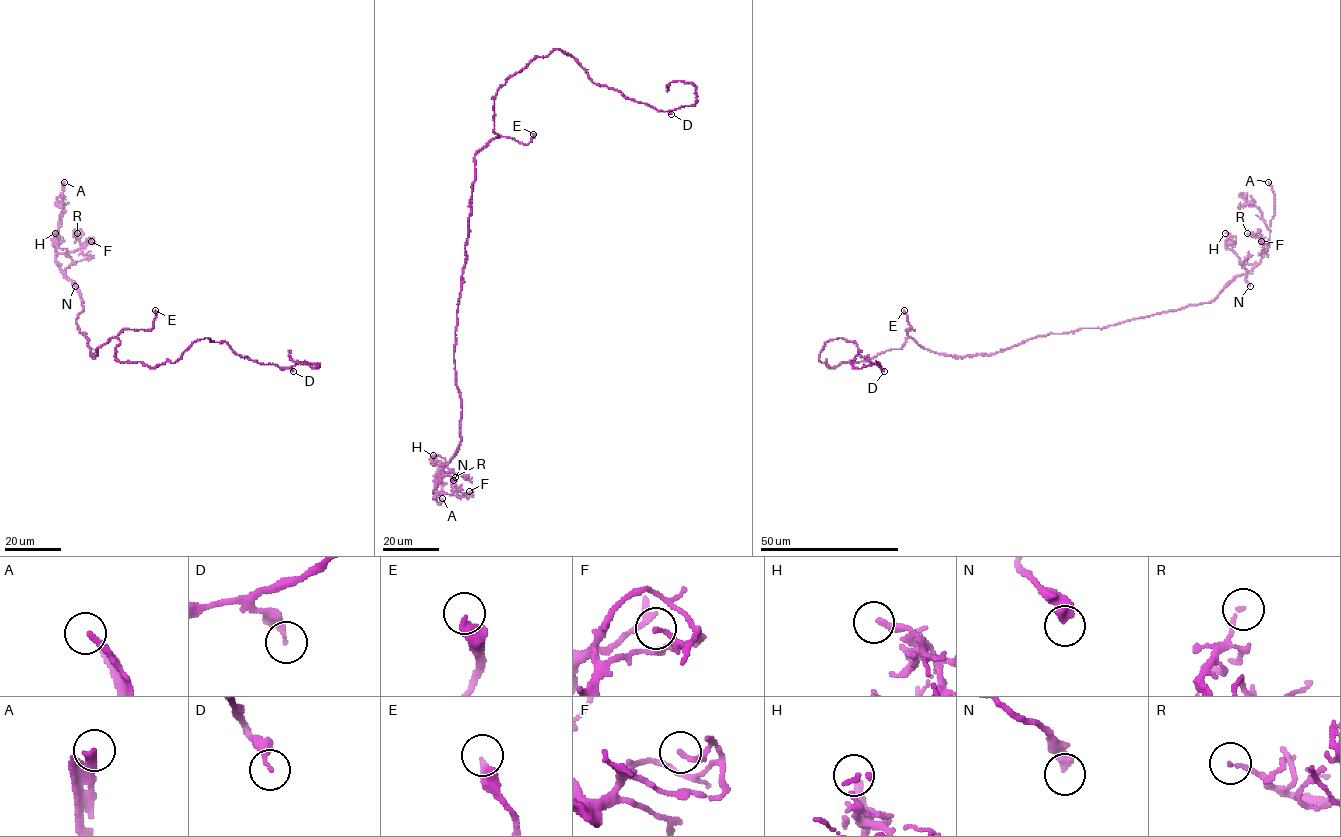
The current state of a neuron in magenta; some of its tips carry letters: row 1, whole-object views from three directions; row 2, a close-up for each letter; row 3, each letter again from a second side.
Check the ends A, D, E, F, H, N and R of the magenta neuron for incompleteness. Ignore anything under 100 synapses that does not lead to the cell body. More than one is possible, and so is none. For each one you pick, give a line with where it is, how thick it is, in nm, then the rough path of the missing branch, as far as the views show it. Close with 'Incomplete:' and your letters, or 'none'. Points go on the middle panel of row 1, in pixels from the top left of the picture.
A: (442, 498) | 260 nm
E: (533, 134) | 360 nm | (533, 134), (523, 140), (548, 181), (524, 183), (545, 179), (550, 198), (526, 203), (516, 184)
Incomplete: A, E

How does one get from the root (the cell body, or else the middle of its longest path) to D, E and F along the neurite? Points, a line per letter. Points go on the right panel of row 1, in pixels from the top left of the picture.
D: (952, 356), (909, 337), (900, 348), (833, 368), (819, 352), (842, 338), (884, 371)
E: (952, 356), (925, 349), (910, 338), (906, 329), (914, 330), (904, 310)
F: (952, 356), (994, 354), (1040, 336), (1106, 327), (1208, 303), (1260, 262), (1266, 247), (1261, 241)

